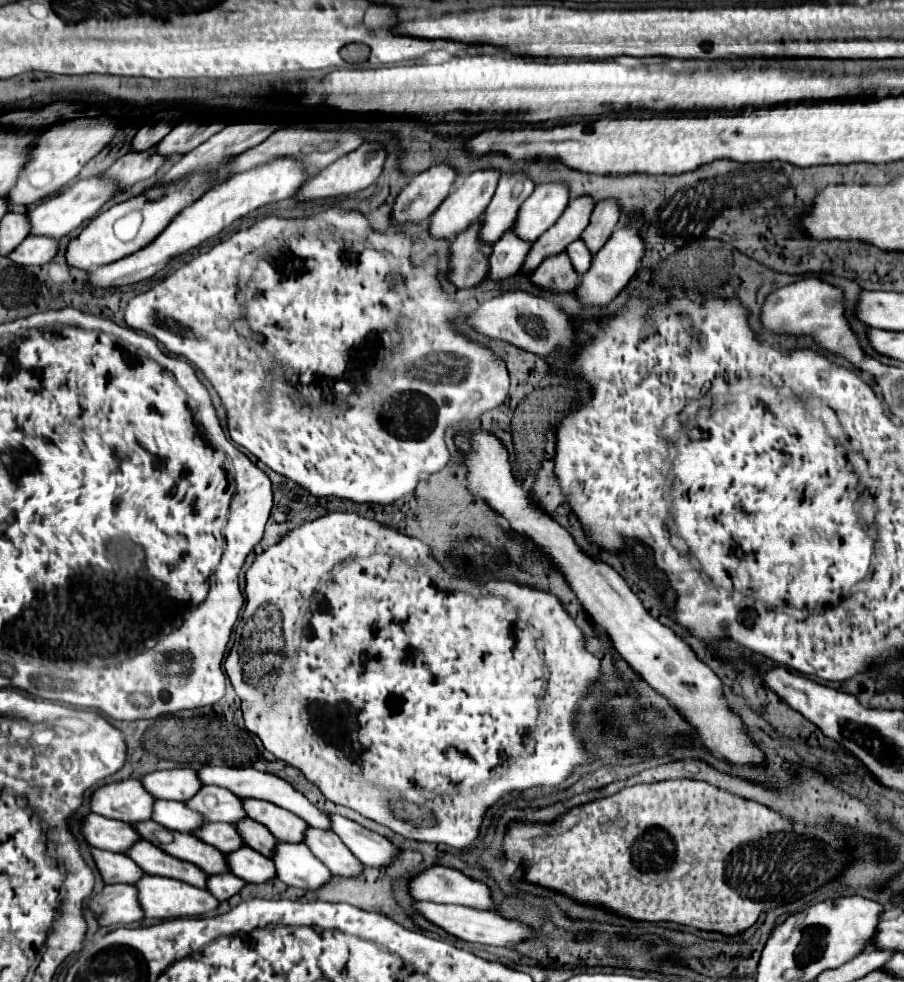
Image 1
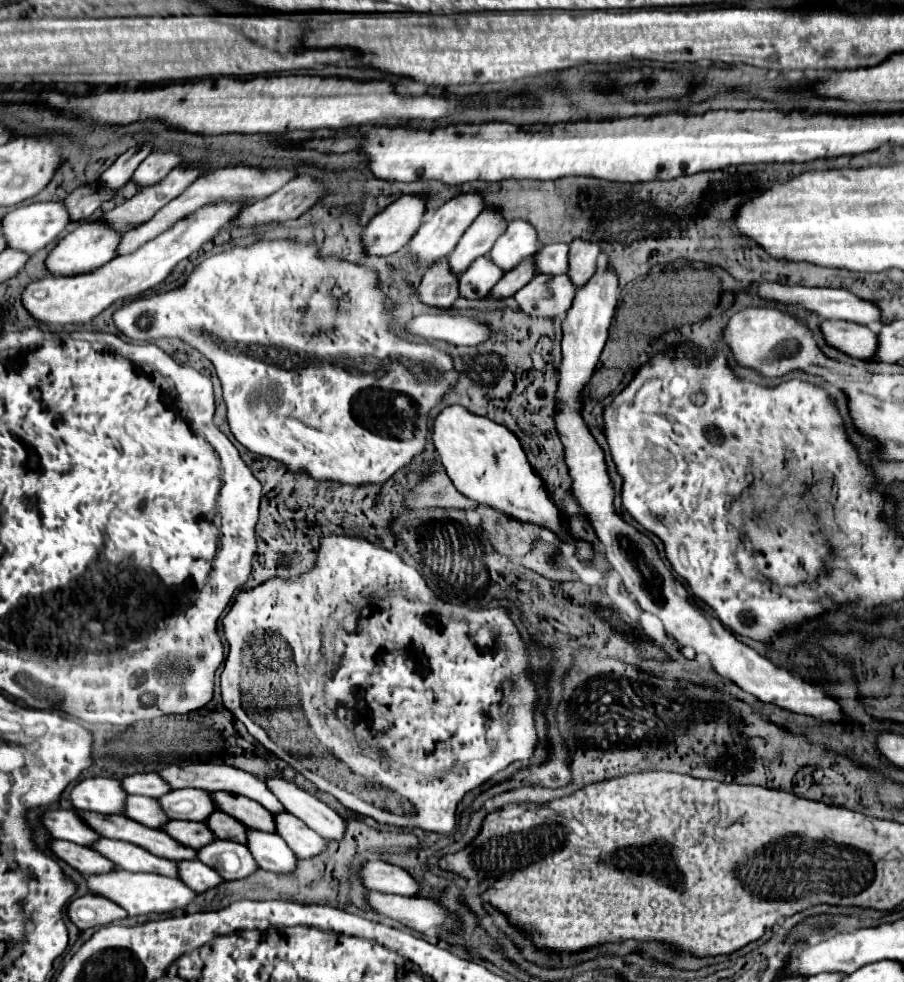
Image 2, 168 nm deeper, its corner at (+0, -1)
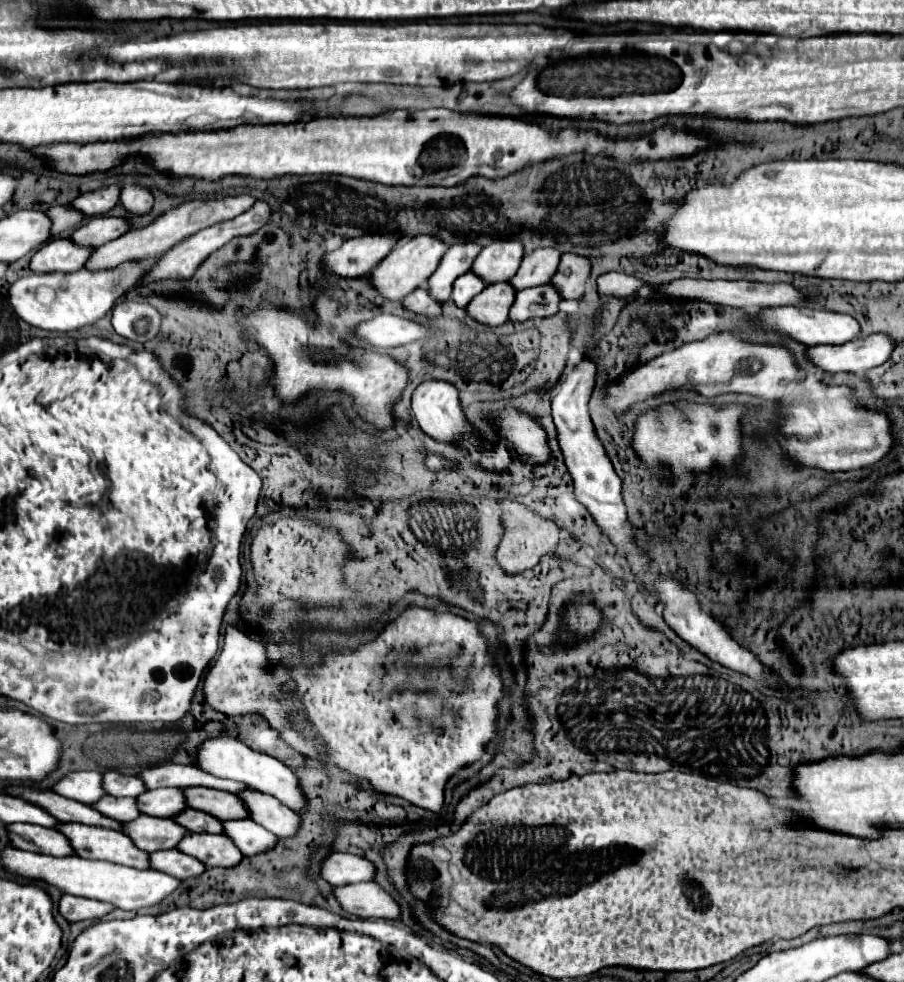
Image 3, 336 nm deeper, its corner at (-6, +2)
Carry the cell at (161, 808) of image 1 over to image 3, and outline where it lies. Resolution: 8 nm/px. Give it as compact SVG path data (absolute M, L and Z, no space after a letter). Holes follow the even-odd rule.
M107 795L103 801L99 801L99 805L93 805L97 811L101 811L103 815L117 819L121 823L127 821L135 821L141 815L141 809L137 805L135 797L113 797Z

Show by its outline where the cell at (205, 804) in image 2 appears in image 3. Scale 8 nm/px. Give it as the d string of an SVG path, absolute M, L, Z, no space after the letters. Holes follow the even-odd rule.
M181 787L153 789L143 793L137 801L139 801L139 809L143 809L145 815L153 815L153 817L175 817L185 809L189 809L185 789Z

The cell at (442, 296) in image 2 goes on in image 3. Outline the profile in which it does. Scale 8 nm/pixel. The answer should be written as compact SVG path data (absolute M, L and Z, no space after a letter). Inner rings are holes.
M419 287L415 289L413 293L409 293L405 299L403 299L403 305L415 313L421 313L421 315L427 315L427 317L435 317L435 315L441 315L443 311L443 305L439 301L435 301L427 289Z

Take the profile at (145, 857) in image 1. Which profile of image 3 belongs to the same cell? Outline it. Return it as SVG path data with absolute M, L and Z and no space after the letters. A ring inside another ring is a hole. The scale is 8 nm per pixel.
M75 823L57 825L57 831L61 831L71 841L79 857L103 859L135 869L151 869L149 853L139 849L127 835L119 831Z

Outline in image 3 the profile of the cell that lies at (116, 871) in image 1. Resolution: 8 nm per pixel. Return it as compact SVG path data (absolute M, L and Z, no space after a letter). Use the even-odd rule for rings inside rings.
M13 823L7 827L11 845L23 851L53 855L53 857L69 857L75 855L75 849L67 841L63 833L57 829L47 829L41 825L27 825L27 823Z

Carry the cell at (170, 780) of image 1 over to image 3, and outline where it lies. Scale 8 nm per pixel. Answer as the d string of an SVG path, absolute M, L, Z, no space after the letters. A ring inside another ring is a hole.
M109 771L103 775L103 785L107 785L107 793L113 797L139 797L147 791L145 783L139 777L123 775L117 771Z

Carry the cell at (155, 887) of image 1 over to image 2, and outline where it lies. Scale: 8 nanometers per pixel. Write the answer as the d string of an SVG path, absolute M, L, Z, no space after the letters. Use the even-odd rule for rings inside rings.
M115 868L113 872L105 872L105 874L97 874L97 876L83 874L83 878L87 882L89 894L99 894L99 896L113 900L115 904L125 908L129 916L171 912L175 908L185 908L195 898L195 892L191 888L187 888L181 880L159 876L159 874L135 874L135 872L127 872L123 868Z

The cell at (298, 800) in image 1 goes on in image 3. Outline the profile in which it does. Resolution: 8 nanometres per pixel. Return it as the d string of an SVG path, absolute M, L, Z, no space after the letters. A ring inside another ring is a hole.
M163 763L157 767L145 769L141 775L141 780L148 790L163 787L211 787L211 789L221 789L229 793L241 793L241 791L253 791L251 787L243 787L239 781L231 779L219 779L213 777L211 773L199 769L197 765L177 765L177 763Z

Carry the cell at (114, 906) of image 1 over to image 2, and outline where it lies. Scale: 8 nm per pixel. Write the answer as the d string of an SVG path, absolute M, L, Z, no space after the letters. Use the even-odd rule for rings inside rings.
M87 894L71 900L71 904L67 906L67 916L79 930L87 930L93 926L105 926L115 920L127 918L127 912L119 904L113 904L107 898Z

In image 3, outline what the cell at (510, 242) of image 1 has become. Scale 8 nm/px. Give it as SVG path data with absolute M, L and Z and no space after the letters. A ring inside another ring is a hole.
M473 271L461 275L455 279L453 283L453 301L457 303L457 307L467 307L469 301L479 295L485 289L485 283L481 277L477 277Z

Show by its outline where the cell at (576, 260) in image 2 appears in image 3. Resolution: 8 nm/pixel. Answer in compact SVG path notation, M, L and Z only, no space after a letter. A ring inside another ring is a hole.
M565 253L561 257L559 271L551 281L559 285L563 299L581 299L585 293L585 281L591 273L591 259L575 253Z

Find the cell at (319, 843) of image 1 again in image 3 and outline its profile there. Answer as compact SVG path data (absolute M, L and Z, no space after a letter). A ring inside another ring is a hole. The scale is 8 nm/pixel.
M259 791L239 795L247 801L247 807L251 809L251 819L259 821L259 825L269 829L277 837L291 839L301 831L301 817L297 813L291 813L291 809L287 809L287 805L283 805L279 799Z

